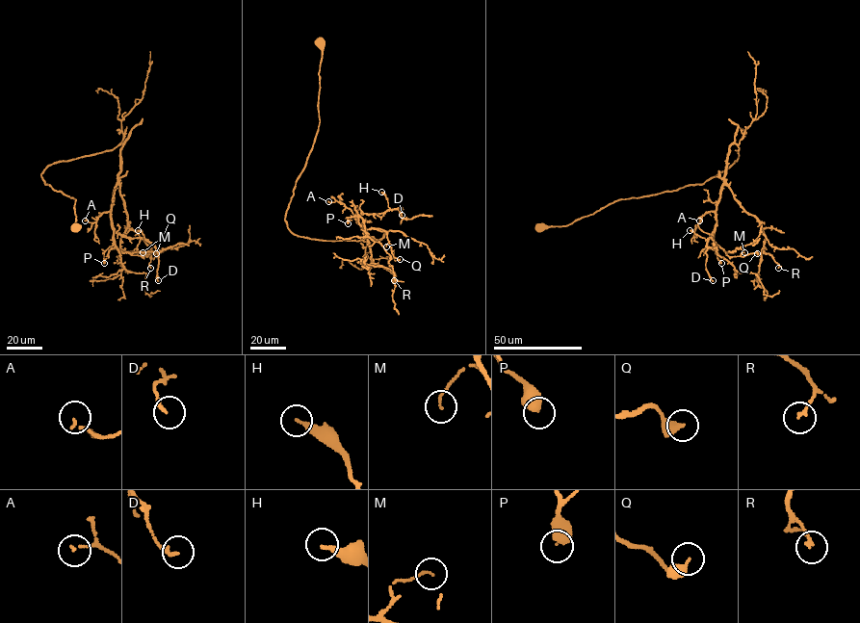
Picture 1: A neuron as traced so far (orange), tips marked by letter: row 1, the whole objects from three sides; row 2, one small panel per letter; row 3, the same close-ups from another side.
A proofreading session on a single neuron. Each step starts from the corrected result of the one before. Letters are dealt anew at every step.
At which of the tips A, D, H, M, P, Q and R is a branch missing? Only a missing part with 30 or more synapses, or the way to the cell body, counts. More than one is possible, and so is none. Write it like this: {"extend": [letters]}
{"extend": []}

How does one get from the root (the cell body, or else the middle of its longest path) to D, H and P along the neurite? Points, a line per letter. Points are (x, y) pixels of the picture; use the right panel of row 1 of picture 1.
D: (541, 227), (567, 225), (619, 199), (704, 183), (737, 160), (734, 143), (706, 245), (705, 269), (713, 280)
H: (541, 227), (567, 225), (619, 199), (704, 183), (737, 160), (736, 143), (728, 150), (712, 238), (690, 230)
P: (541, 227), (567, 225), (619, 199), (704, 183), (737, 160), (734, 143), (716, 213), (714, 243), (721, 263)

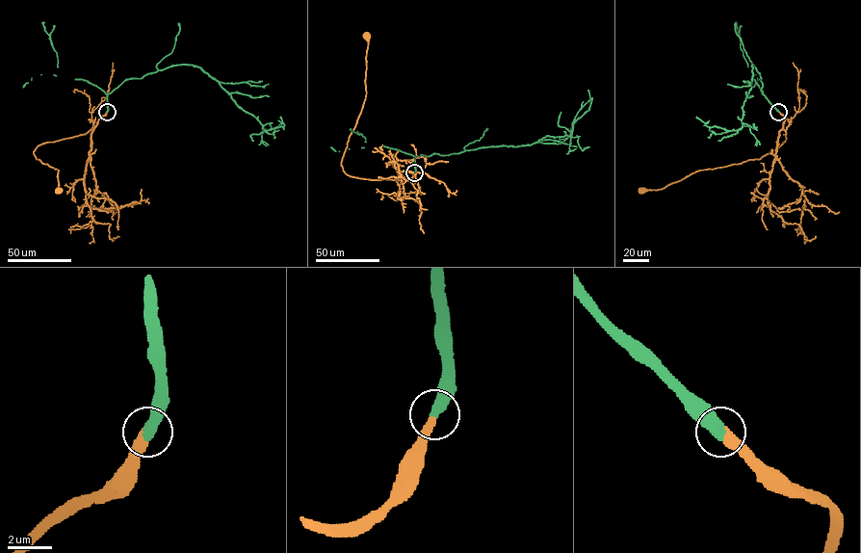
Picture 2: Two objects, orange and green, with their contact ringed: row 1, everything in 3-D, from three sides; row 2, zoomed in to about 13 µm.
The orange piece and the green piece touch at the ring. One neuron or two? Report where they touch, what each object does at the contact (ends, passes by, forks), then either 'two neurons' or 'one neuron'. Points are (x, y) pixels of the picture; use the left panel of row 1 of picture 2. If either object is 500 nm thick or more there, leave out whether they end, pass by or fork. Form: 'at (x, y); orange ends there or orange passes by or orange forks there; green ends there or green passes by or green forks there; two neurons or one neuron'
at (107, 112); one neuron

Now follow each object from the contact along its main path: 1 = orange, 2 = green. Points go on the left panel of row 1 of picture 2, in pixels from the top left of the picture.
1: (107, 112), (85, 134), (43, 143), (33, 151), (37, 159), (58, 171), (58, 190)
2: (107, 112), (107, 95), (125, 80), (190, 65), (214, 77), (265, 130), (283, 126), (280, 117)

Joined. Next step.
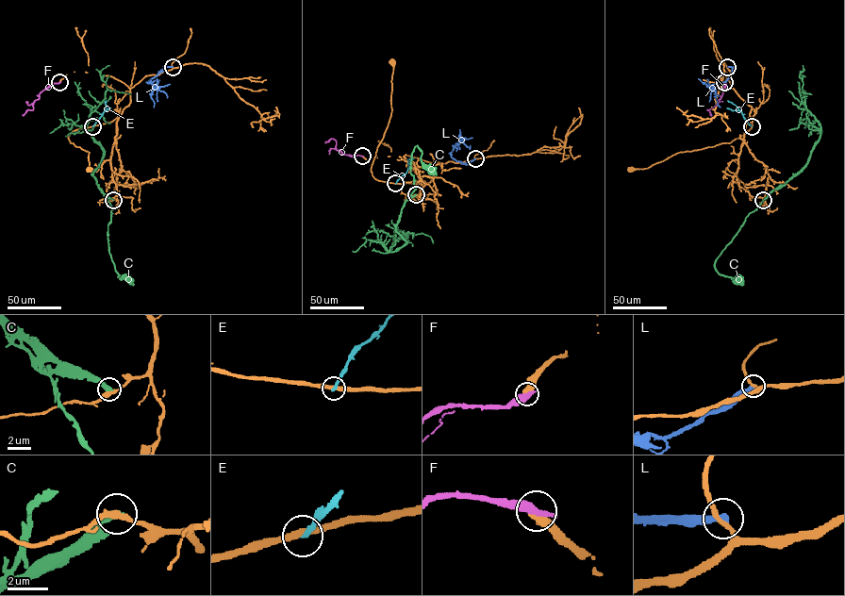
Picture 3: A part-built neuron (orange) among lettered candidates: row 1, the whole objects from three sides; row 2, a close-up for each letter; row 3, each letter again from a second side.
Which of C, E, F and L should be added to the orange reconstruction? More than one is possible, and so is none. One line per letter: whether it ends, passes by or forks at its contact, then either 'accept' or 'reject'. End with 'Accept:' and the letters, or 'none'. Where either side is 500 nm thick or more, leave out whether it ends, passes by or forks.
C: it ends | reject
E: it ends | reject
F: reject
L: it ends | reject
Accept: none

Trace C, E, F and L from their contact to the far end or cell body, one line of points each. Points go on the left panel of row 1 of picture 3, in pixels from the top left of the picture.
C: (113, 199), (96, 184), (93, 171), (103, 151), (86, 126), (104, 99), (107, 86), (100, 72), (109, 65)
E: (92, 126), (104, 111), (106, 100)
F: (59, 82), (51, 83), (43, 90), (33, 103), (32, 110), (27, 109), (23, 116)
L: (173, 67), (164, 68), (148, 82), (153, 86), (151, 97), (154, 107)

